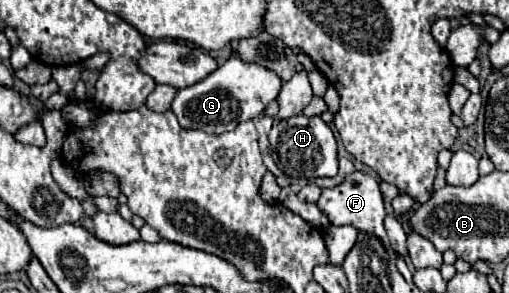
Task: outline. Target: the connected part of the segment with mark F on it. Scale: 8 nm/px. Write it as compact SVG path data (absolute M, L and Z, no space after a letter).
M356 171L352 175L346 177L346 181L334 189L324 189L320 199L318 199L318 209L328 217L330 225L352 225L360 231L366 231L366 233L372 233L376 237L380 237L380 241L386 245L386 249L392 253L394 259L396 253L390 249L388 245L388 237L386 237L386 231L384 231L384 217L386 217L386 209L384 209L384 199L382 199L382 193L380 193L380 187L378 187L378 181L362 171Z

